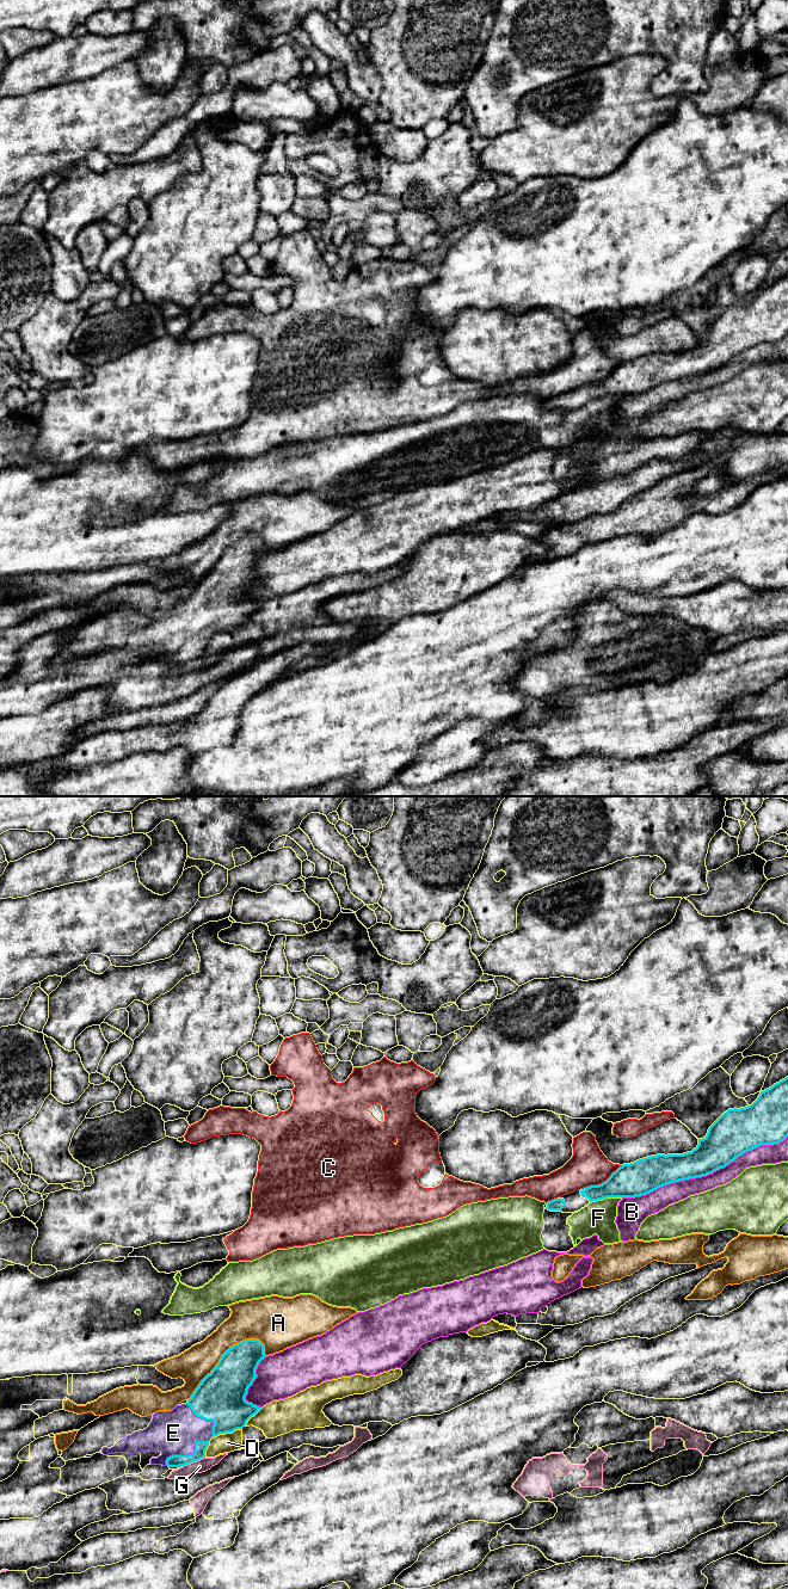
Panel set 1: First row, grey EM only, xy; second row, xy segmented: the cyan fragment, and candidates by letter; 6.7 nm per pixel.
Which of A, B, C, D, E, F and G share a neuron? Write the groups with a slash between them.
A / B / C / D / E / F / G

